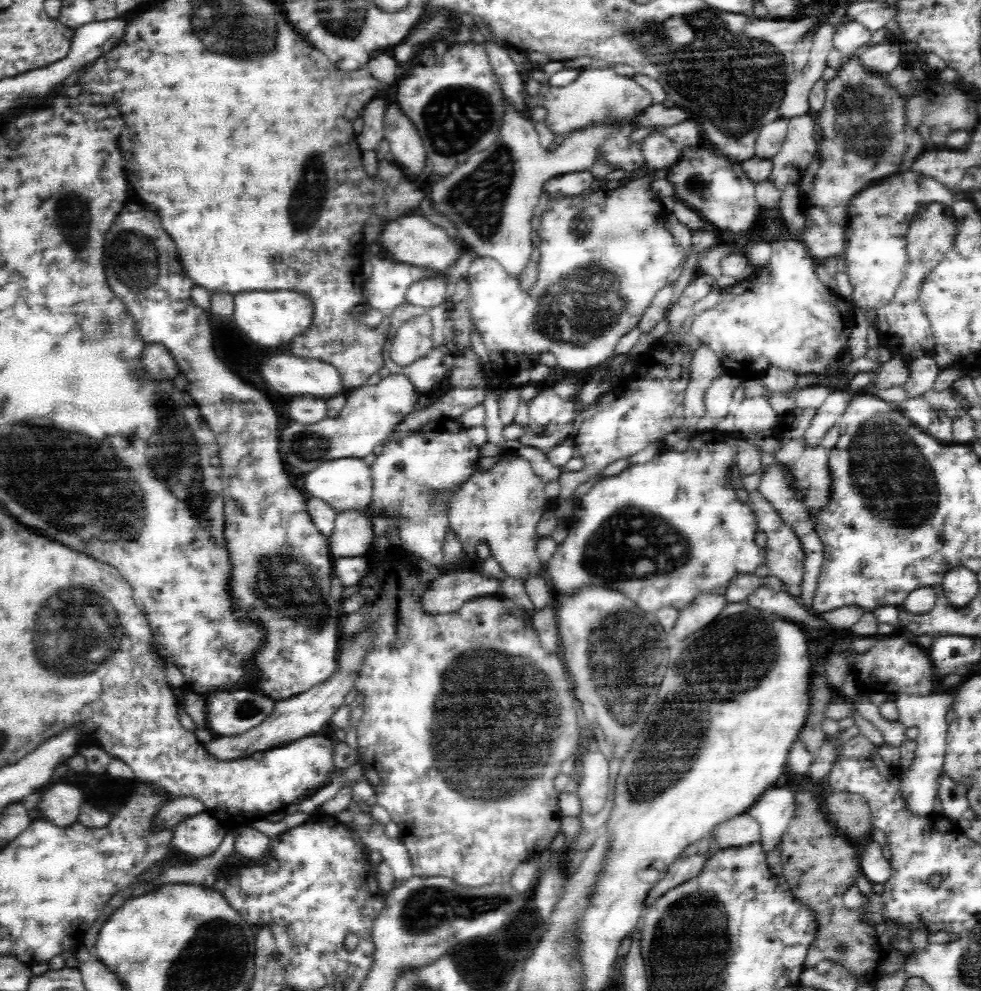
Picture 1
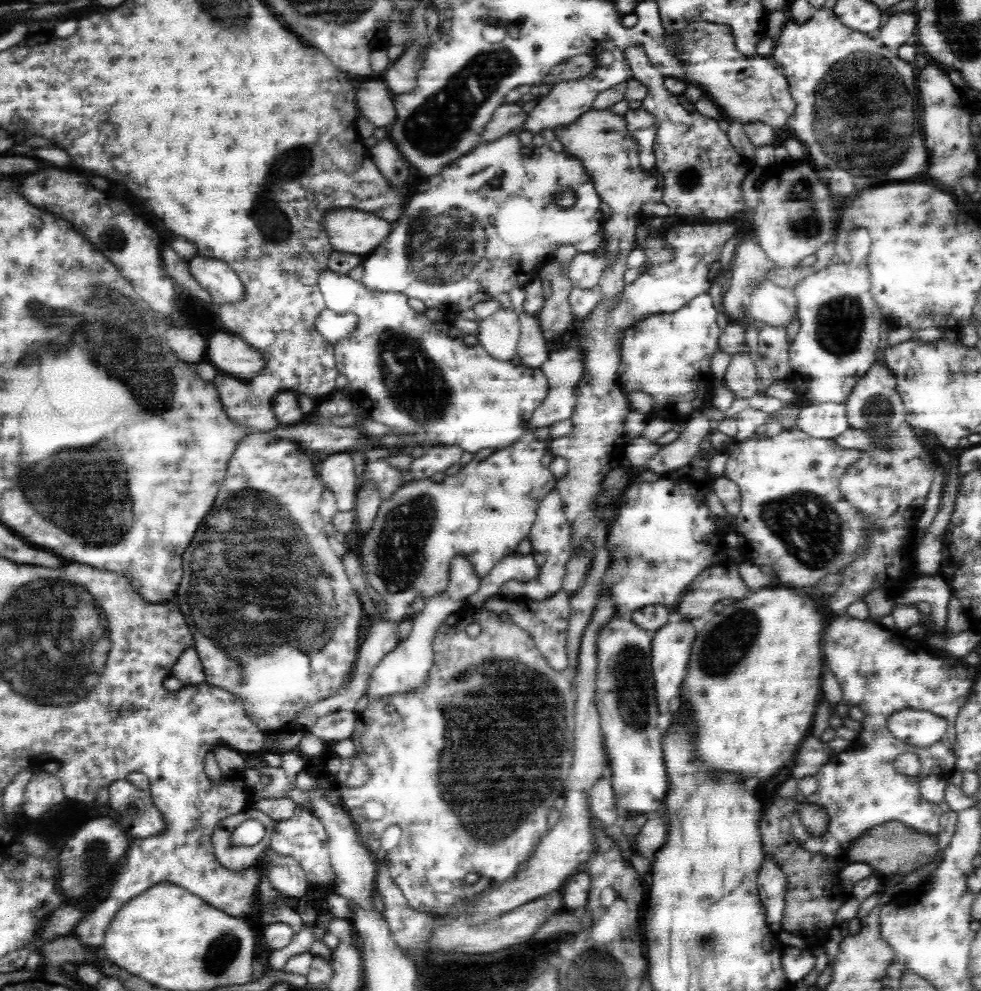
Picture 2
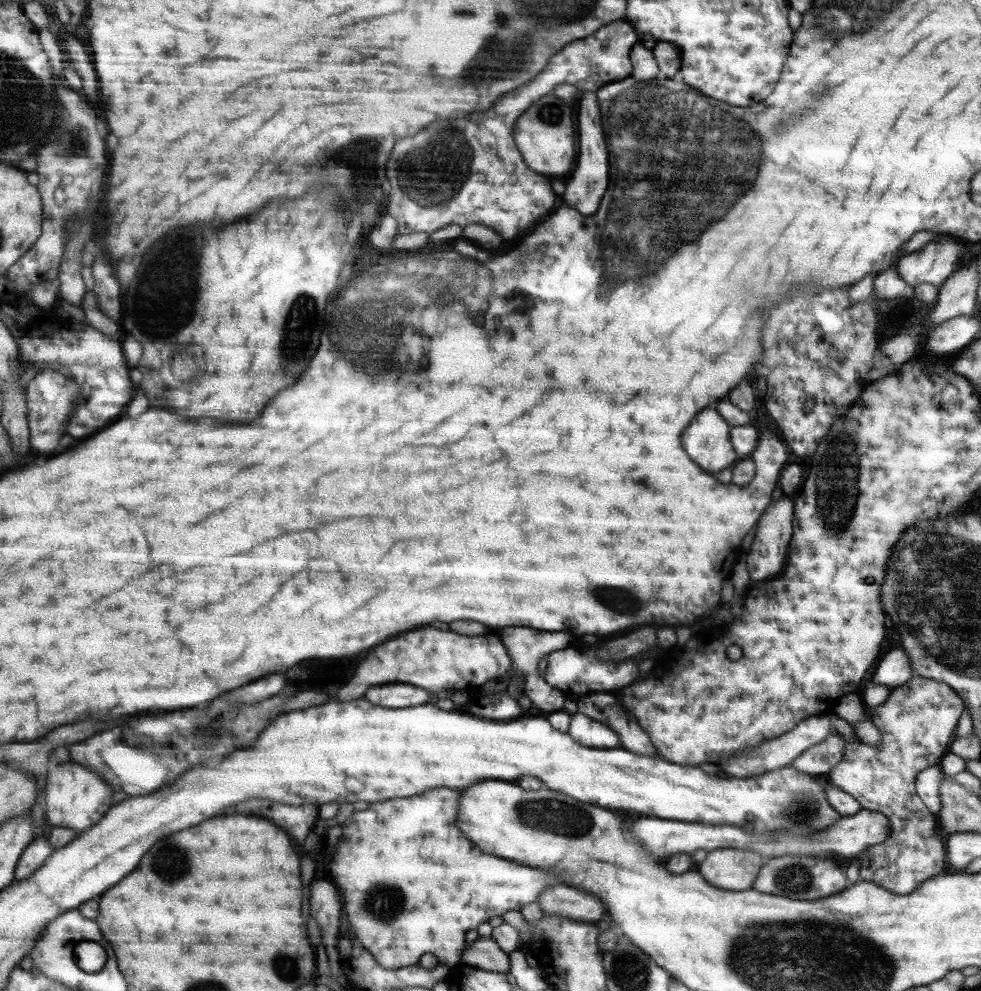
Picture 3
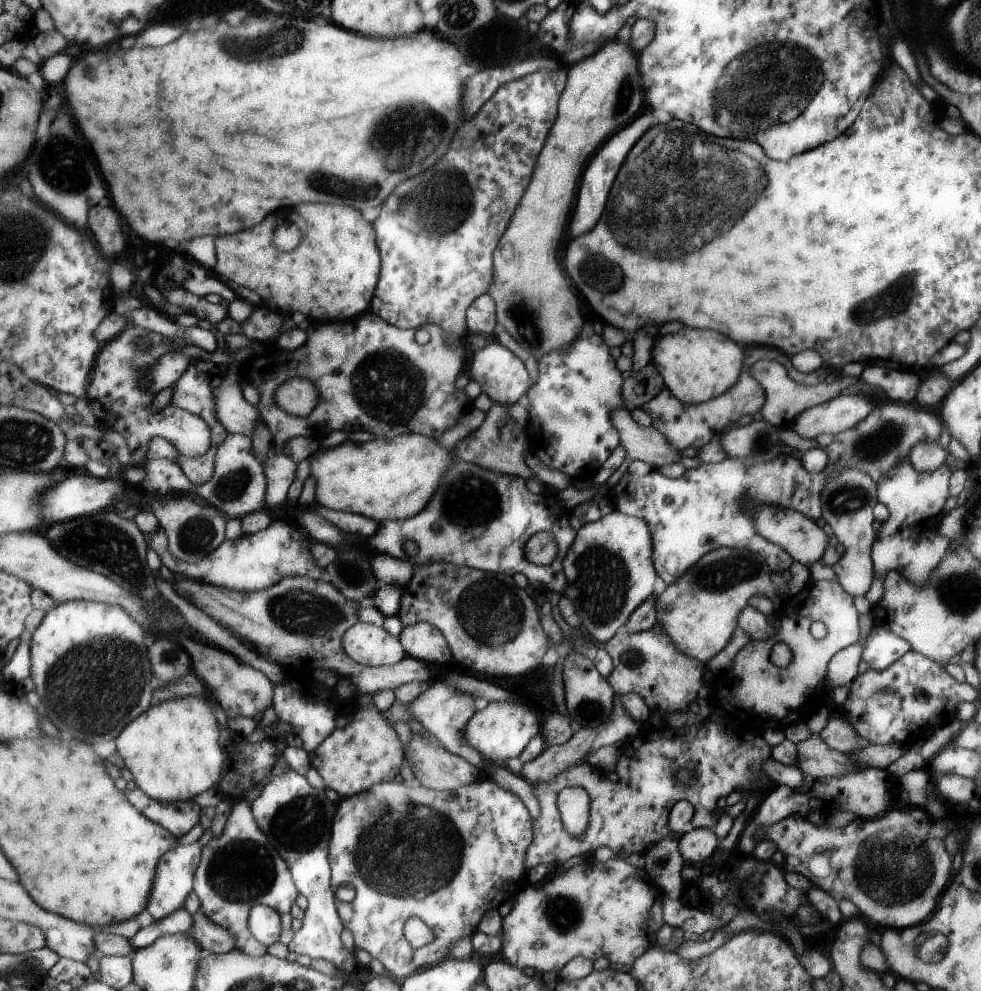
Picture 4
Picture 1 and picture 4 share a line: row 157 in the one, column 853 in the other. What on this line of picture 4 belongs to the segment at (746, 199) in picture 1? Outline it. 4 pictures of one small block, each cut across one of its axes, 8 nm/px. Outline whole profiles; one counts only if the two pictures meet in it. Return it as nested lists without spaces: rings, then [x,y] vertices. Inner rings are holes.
[[[911,649],[910,651],[905,652],[905,654],[902,654],[897,660],[894,660],[891,664],[889,664],[889,666],[883,668],[883,670],[867,668],[867,670],[865,670],[865,672],[862,674],[855,675],[855,678],[853,678],[849,684],[849,692],[847,698],[841,705],[844,712],[843,715],[848,721],[850,721],[851,728],[855,729],[855,732],[858,733],[860,740],[866,744],[884,745],[901,742],[903,745],[903,742],[907,740],[910,746],[912,745],[911,742],[913,742],[913,740],[927,737],[934,730],[936,730],[938,726],[941,726],[941,723],[945,723],[949,718],[952,718],[954,709],[957,708],[957,704],[961,702],[961,698],[959,698],[959,696],[963,696],[963,694],[961,694],[961,690],[963,690],[963,688],[961,688],[961,684],[965,684],[965,682],[957,684],[957,682],[955,682],[955,680],[953,680],[953,678],[947,674],[942,665],[936,663],[934,660],[931,660],[930,657],[923,656],[922,654],[919,654],[918,652],[915,652],[913,649]]]

